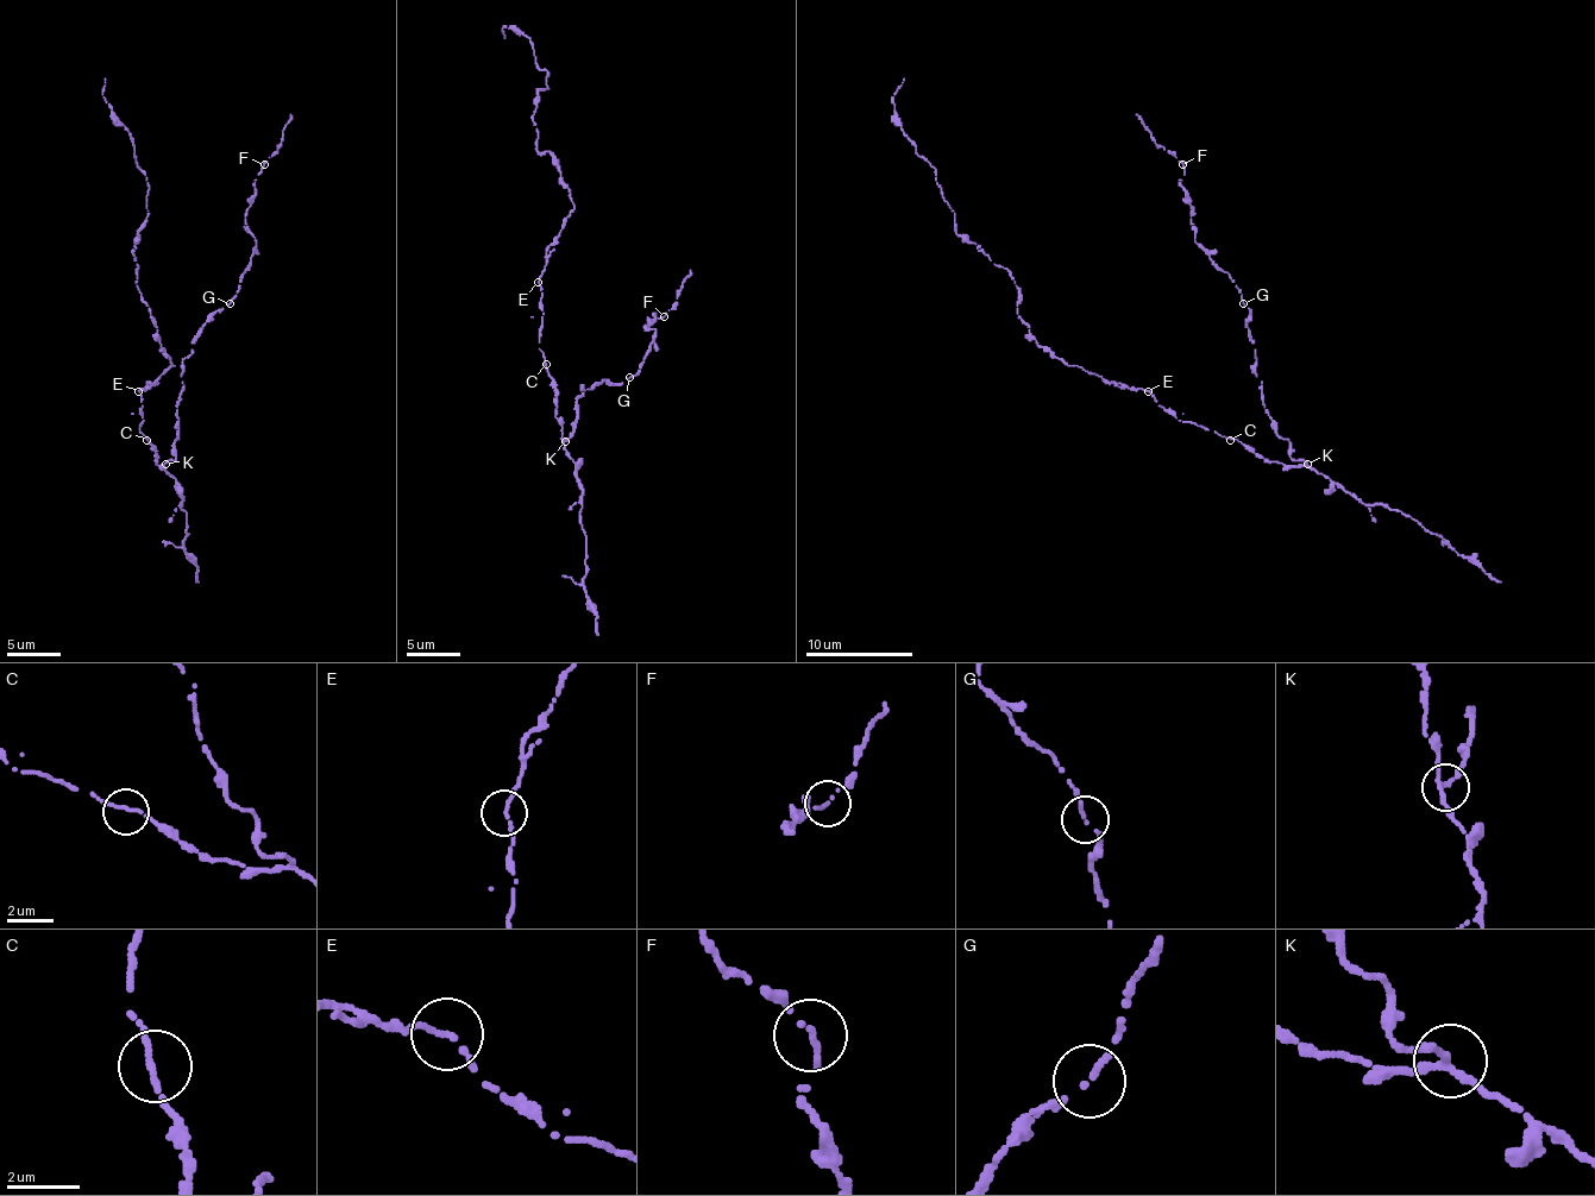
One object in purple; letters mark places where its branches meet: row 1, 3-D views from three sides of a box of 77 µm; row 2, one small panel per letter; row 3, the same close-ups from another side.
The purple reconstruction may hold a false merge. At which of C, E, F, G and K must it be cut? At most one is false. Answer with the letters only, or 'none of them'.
none of them

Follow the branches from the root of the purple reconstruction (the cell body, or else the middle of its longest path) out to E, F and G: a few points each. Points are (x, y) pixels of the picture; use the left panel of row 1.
E: (142, 434), (139, 426), (144, 421), (139, 391)
F: (142, 434), (161, 466), (176, 458), (182, 362), (206, 320), (238, 293), (256, 245), (245, 209), (264, 164)
G: (142, 434), (161, 466), (176, 458), (182, 362), (193, 351), (193, 340), (206, 320), (230, 303)

